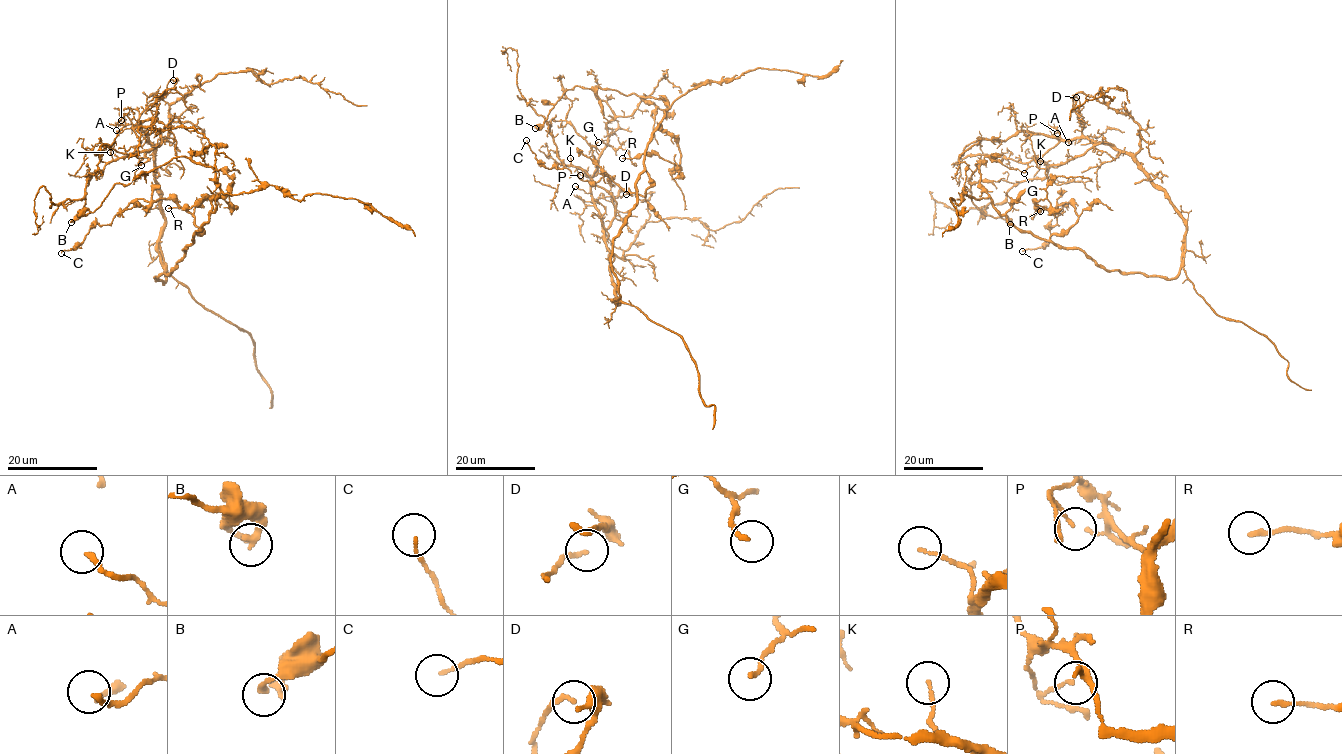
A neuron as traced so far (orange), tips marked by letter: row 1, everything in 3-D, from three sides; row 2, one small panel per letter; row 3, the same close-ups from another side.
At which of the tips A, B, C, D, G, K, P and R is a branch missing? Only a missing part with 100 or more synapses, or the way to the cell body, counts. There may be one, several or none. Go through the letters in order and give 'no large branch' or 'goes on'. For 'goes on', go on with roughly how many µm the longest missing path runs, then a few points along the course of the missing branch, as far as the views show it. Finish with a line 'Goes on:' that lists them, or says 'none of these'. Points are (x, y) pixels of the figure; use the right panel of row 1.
A: no large branch
B: no large branch
C: no large branch
D: no large branch
G: no large branch
K: no large branch
P: no large branch
R: no large branch
Goes on: none of these

